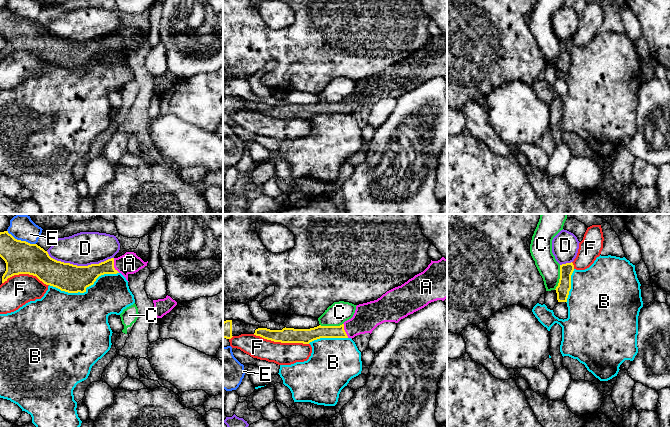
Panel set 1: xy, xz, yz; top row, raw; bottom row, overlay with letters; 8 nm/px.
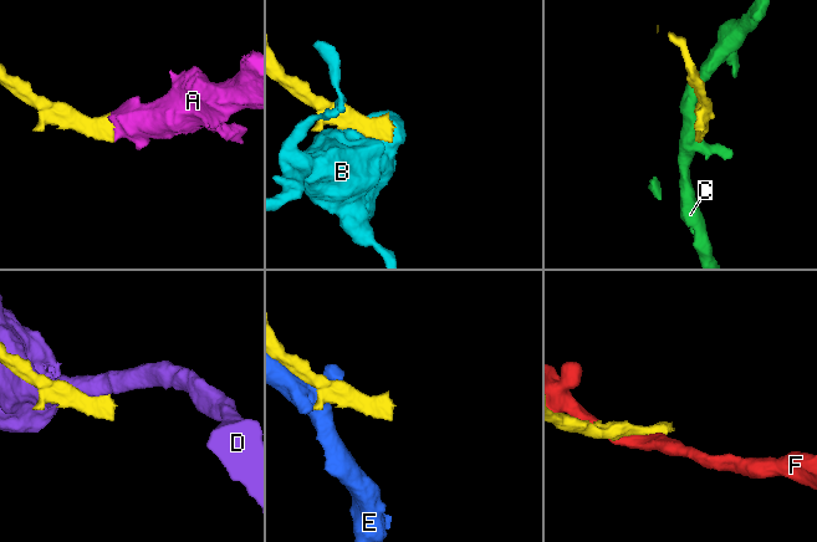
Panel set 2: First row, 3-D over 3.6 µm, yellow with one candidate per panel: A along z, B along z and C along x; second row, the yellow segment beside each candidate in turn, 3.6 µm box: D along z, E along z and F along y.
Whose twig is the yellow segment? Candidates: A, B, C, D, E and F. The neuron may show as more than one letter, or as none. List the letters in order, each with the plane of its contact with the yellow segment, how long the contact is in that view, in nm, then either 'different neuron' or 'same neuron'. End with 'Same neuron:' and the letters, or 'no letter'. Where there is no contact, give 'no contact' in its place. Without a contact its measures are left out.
A: xy | 130 nm | same neuron
B: xy | 550 nm | different neuron
C: yz | 200 nm | different neuron
D: xy | 550 nm | different neuron
E: xy | 260 nm | different neuron
F: xz | 460 nm | different neuron
Same neuron: A

